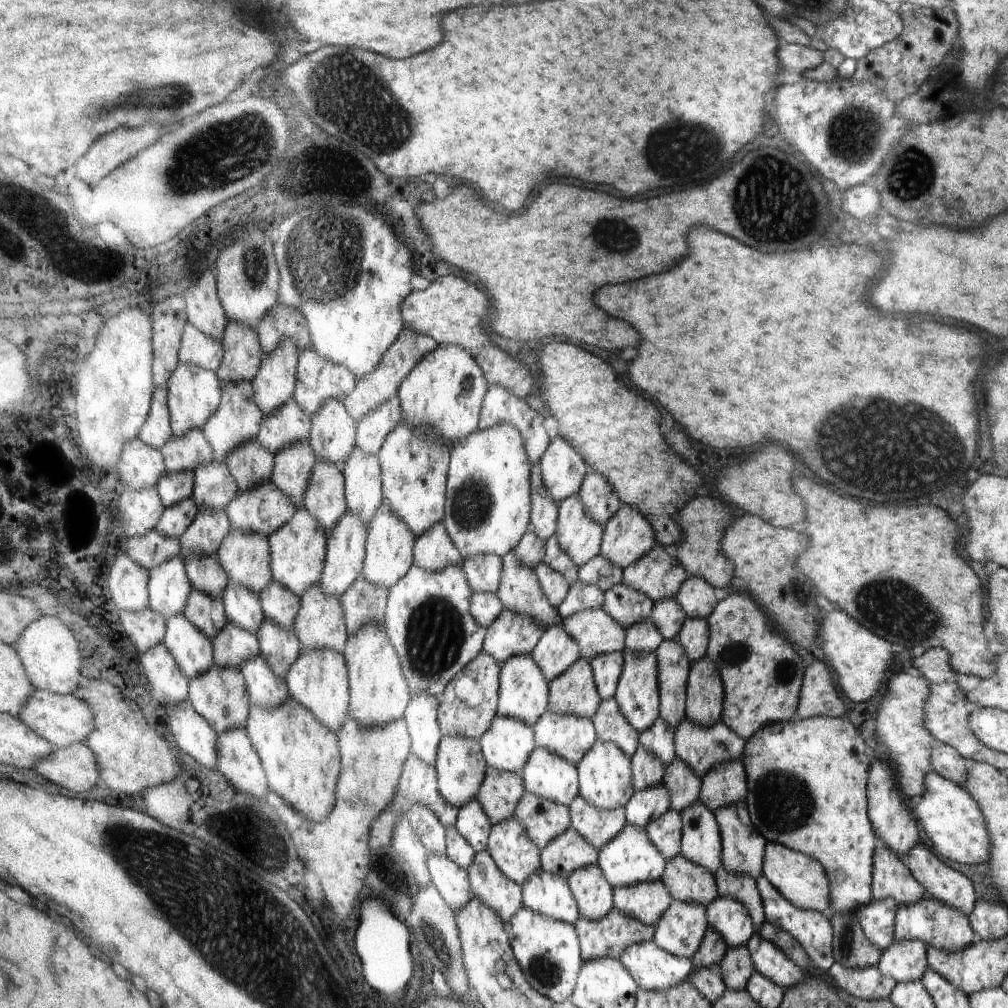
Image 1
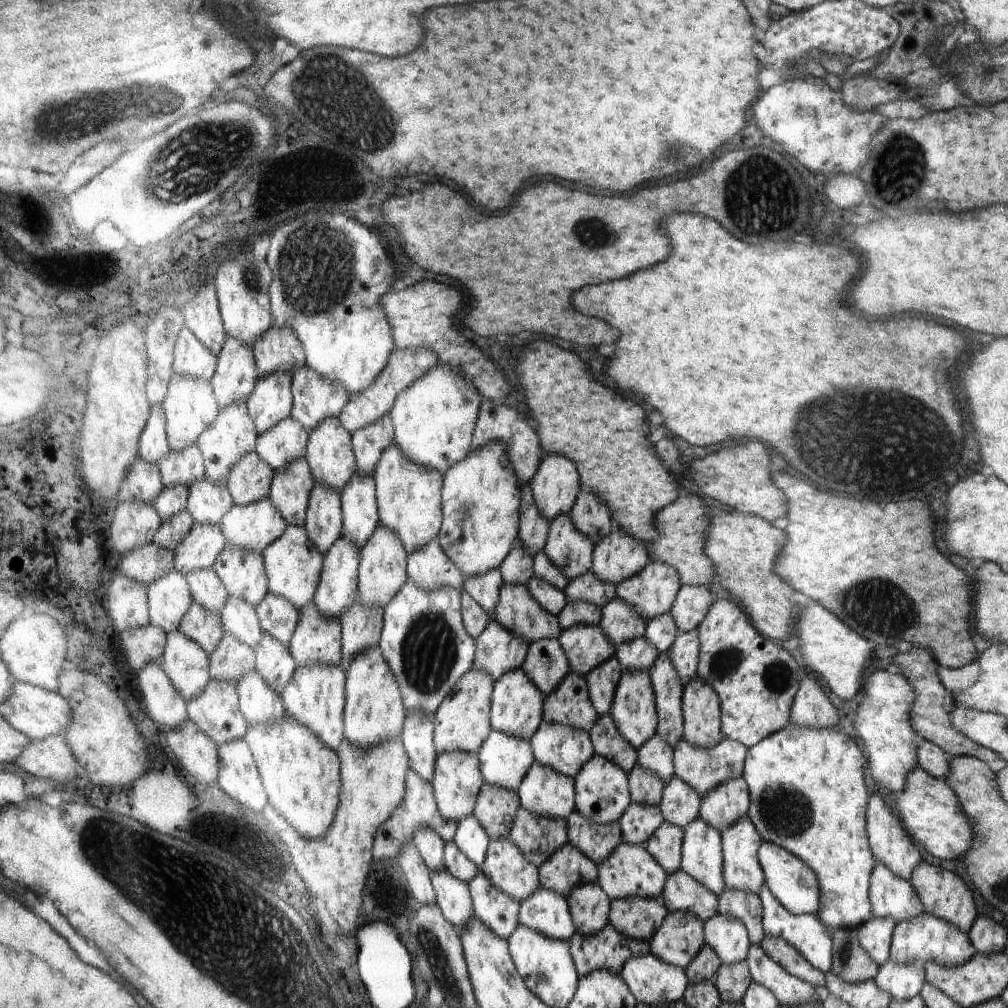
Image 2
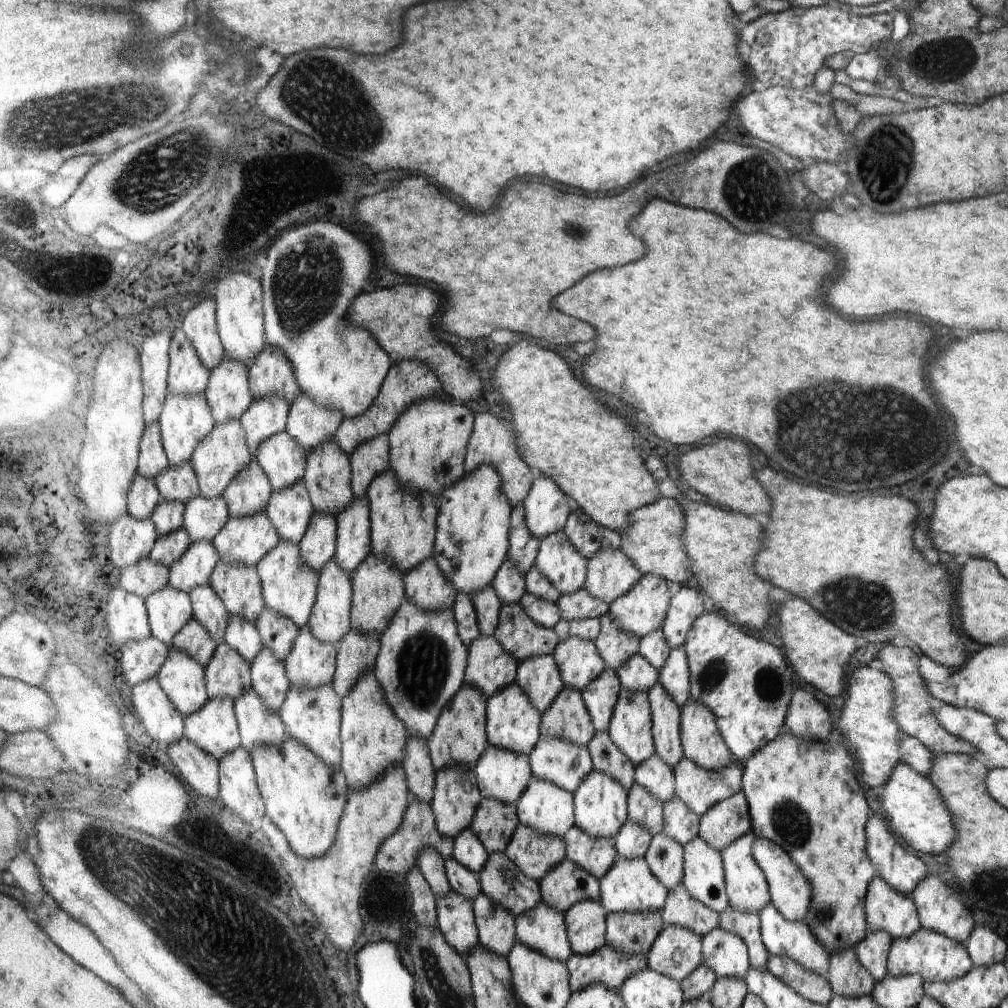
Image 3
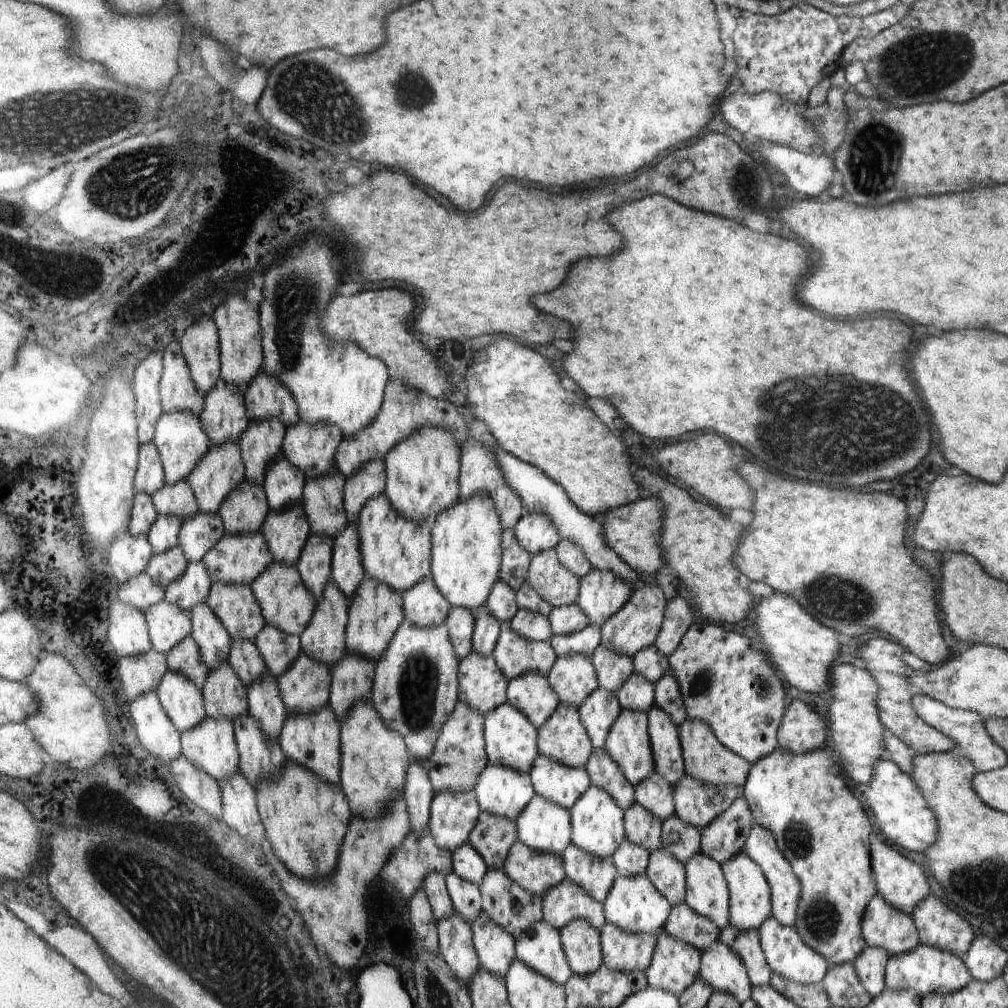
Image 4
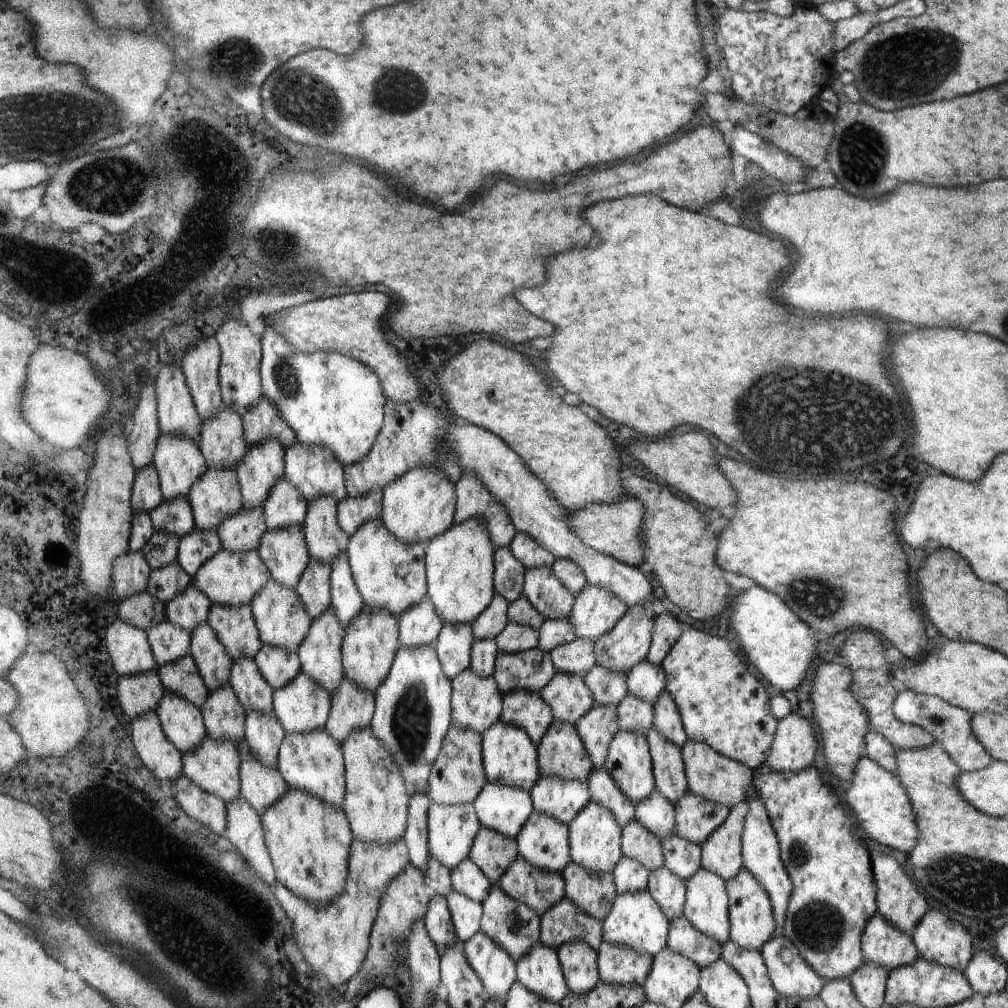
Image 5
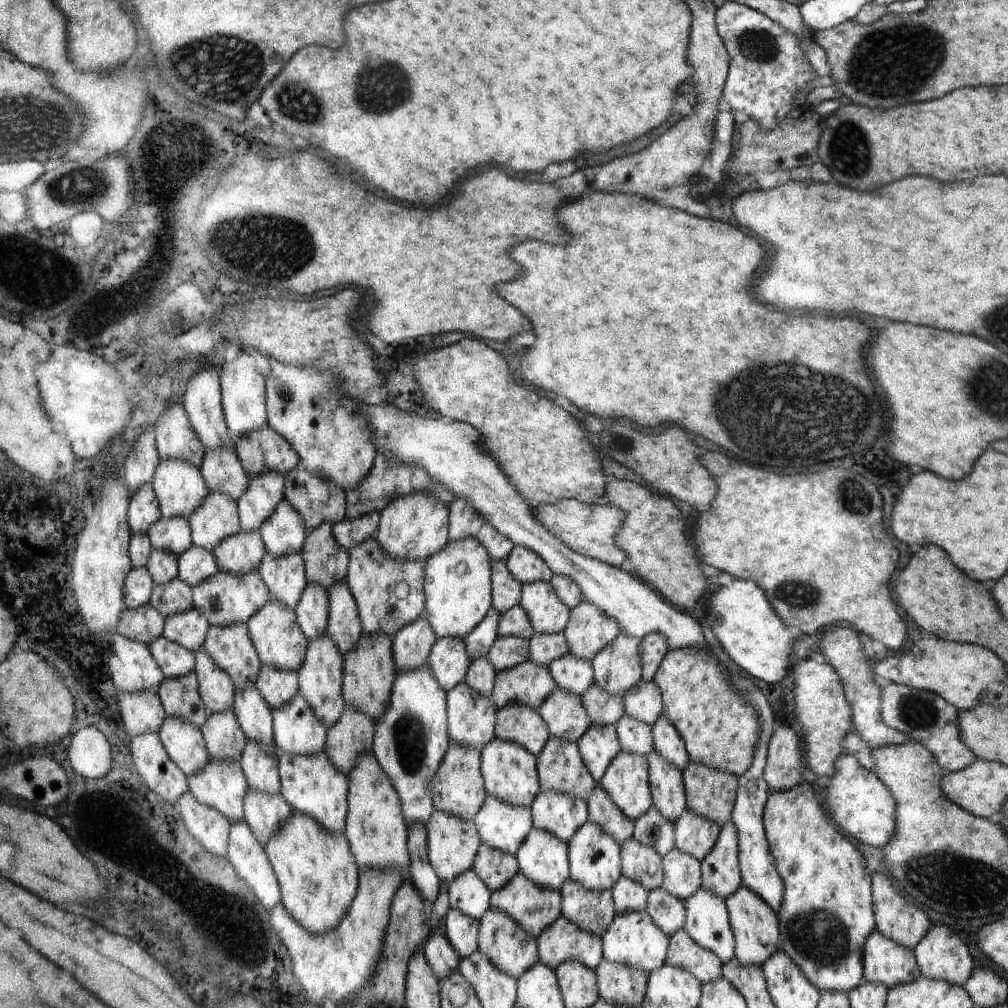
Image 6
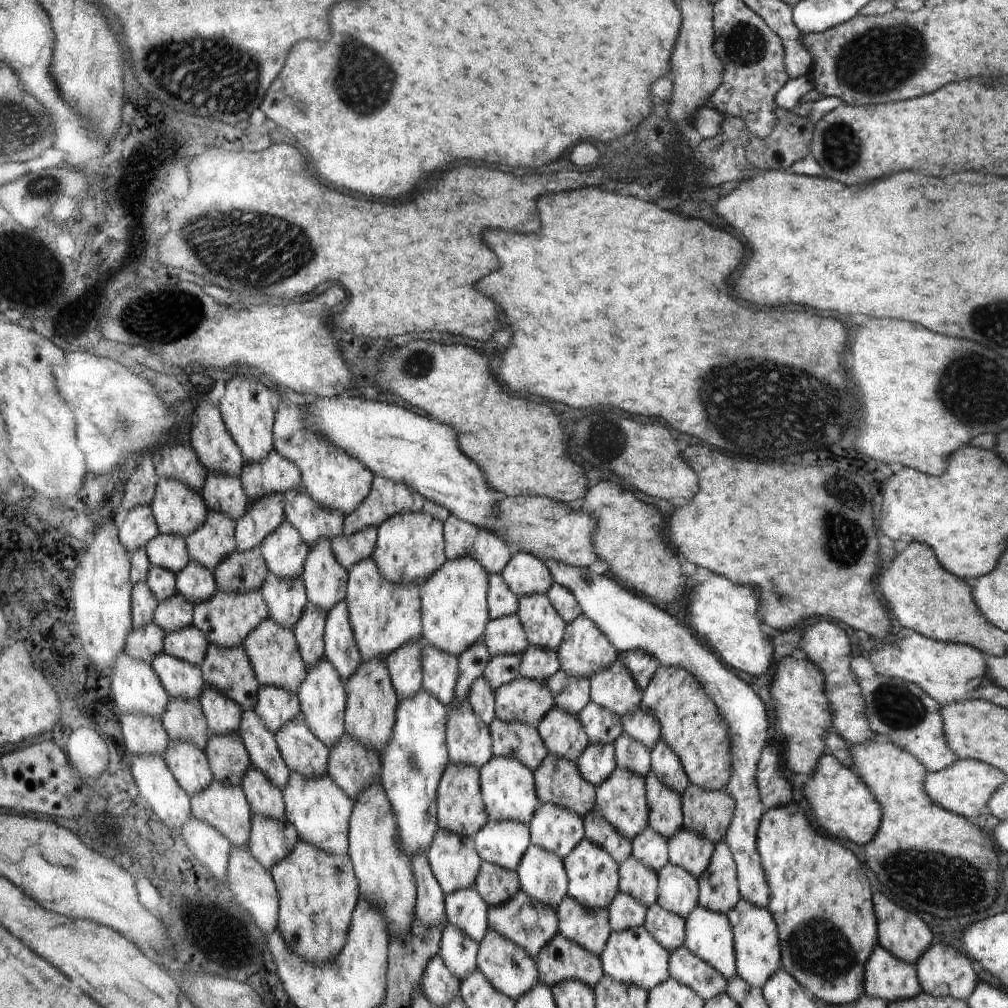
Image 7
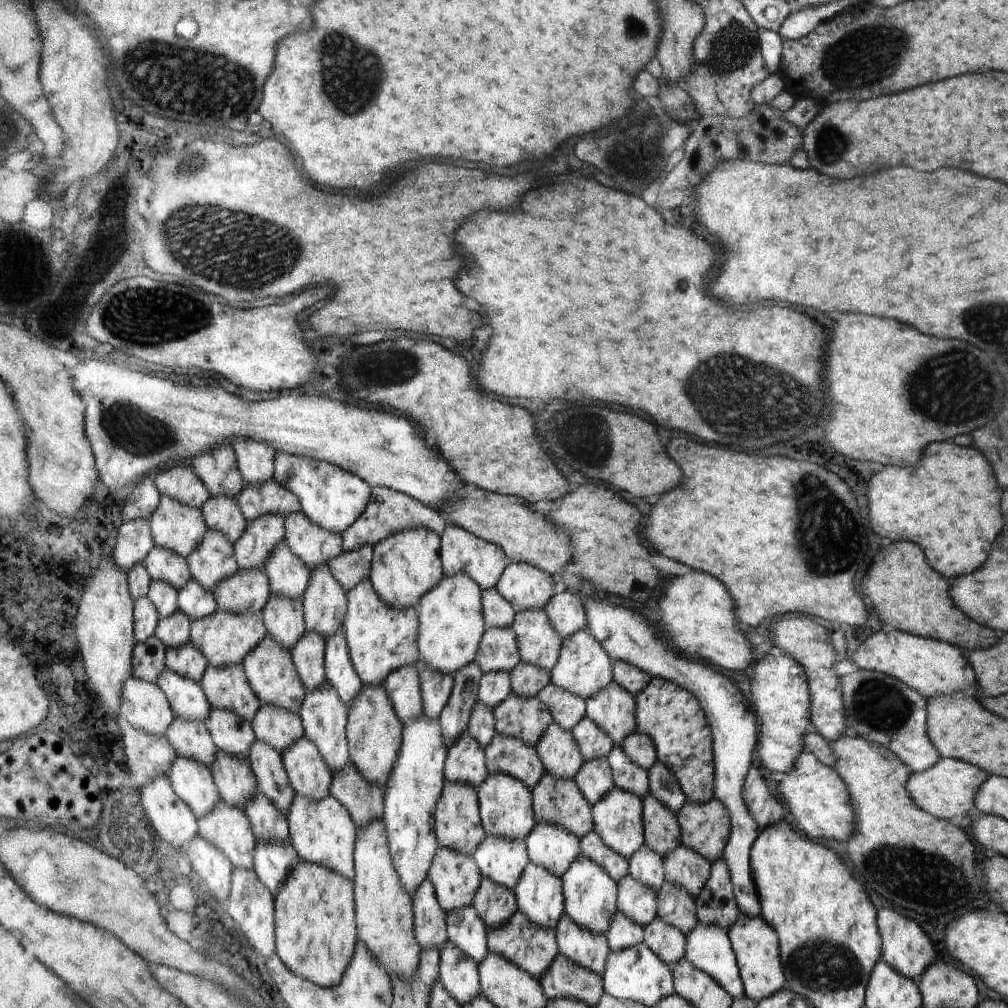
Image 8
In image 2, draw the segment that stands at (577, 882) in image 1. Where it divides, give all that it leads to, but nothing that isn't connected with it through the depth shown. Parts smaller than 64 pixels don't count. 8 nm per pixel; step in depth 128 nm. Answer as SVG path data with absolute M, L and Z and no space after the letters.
M598 882L578 885L567 898L578 933L593 935L609 924L612 900Z

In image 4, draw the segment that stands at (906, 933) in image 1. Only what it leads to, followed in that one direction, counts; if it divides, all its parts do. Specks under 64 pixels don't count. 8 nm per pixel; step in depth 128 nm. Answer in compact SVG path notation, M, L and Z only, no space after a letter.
M921 942L911 951L889 957L885 968L886 989L910 989L920 998L928 993L946 994L963 989L973 979L973 975L969 967L965 965L963 958L950 951L943 951L938 947L925 945Z

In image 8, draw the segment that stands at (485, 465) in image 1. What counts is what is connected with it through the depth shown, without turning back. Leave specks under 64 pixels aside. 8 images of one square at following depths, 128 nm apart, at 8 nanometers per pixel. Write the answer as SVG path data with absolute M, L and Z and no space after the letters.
M468 573L445 575L436 588L416 605L419 618L419 658L434 670L453 674L477 657L486 622L482 604L484 590Z

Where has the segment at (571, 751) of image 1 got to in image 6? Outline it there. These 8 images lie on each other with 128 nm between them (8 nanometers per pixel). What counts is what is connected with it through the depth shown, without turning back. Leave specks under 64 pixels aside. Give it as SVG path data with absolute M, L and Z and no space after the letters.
M541 791L532 804L533 826L549 830L568 844L573 832L589 818L587 804L584 799L560 791Z

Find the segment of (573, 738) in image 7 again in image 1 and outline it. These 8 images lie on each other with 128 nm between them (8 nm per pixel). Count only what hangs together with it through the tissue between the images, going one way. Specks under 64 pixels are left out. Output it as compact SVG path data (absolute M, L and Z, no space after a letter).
M603 607L584 609L562 620L566 632L577 640L582 657L588 662L594 655L623 651L627 630Z

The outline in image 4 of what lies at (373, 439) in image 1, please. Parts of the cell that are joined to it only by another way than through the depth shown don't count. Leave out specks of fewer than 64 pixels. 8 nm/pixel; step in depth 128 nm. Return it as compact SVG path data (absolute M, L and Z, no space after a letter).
M382 460L366 462L350 480L345 482L344 498L345 513L348 515L349 524L357 522L364 504L384 493L386 472Z

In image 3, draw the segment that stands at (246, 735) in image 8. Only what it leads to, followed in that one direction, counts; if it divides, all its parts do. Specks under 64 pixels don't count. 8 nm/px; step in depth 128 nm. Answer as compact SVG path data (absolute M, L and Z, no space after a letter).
M210 585L194 587L190 592L195 618L198 619L221 645L226 640L226 633L232 614L219 592Z

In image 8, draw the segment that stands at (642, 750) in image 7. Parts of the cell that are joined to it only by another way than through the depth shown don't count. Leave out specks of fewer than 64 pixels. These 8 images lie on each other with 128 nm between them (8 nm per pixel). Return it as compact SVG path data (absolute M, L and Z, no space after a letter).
M621 746L614 748L607 759L613 769L614 784L640 795L644 800L649 793L649 772L632 762Z

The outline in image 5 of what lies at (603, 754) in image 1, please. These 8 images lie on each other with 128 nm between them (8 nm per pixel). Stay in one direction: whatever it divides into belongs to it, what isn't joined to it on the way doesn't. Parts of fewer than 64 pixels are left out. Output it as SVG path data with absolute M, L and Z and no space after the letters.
M590 801L590 806L570 822L569 841L572 861L594 874L610 874L617 868L618 862L624 857L621 853L621 828L612 816L612 812L600 804Z

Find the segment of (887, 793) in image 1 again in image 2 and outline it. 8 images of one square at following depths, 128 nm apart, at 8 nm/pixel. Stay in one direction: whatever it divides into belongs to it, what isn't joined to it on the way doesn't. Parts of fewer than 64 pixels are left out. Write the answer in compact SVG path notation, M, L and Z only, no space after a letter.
M875 791L870 796L868 810L866 810L866 832L868 832L868 842L870 850L879 863L884 863L890 870L893 870L902 878L908 879L912 876L920 862L920 852L908 838L906 828L902 828L902 822L892 814L892 810L886 806L882 796Z

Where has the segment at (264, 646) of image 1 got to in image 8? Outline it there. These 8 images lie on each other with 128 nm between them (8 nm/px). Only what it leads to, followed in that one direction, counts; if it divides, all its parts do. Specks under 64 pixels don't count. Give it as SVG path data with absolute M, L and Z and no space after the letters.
M259 790L245 804L245 813L252 825L254 836L258 839L287 841L289 824L286 815Z

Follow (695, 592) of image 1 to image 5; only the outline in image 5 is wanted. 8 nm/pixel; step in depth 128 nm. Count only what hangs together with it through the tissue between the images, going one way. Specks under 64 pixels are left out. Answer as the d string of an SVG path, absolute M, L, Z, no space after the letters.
M668 611L660 614L654 622L652 645L645 660L654 666L660 666L672 646L683 634L685 627L681 620Z

